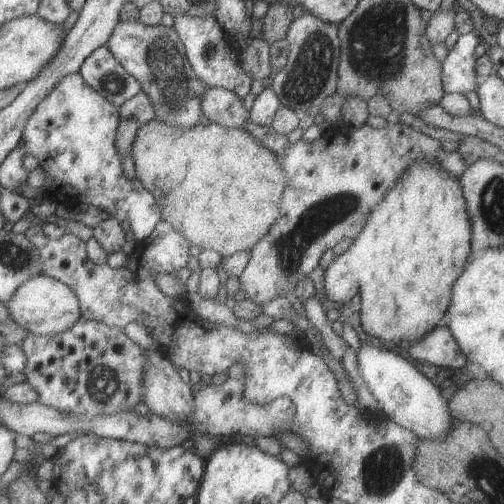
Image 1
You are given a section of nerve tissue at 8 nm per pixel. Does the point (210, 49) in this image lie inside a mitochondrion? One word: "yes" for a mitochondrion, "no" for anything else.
yes

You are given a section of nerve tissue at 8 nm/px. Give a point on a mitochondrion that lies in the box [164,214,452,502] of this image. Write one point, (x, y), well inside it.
(381, 470)

